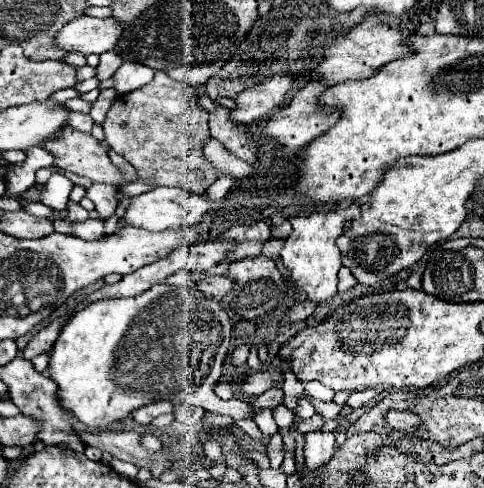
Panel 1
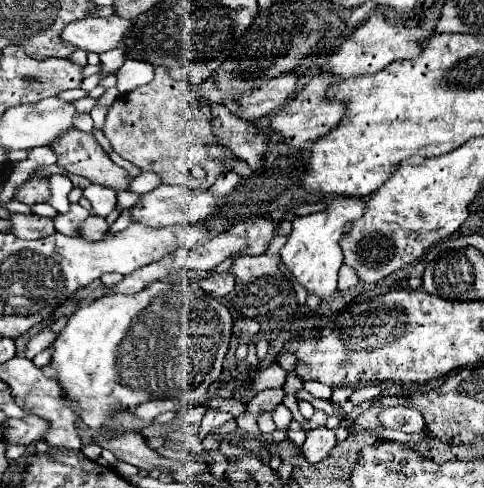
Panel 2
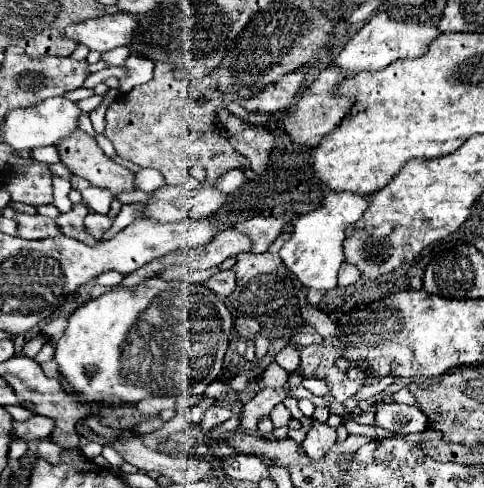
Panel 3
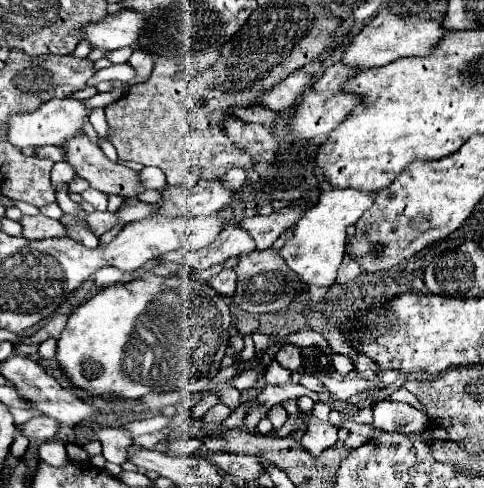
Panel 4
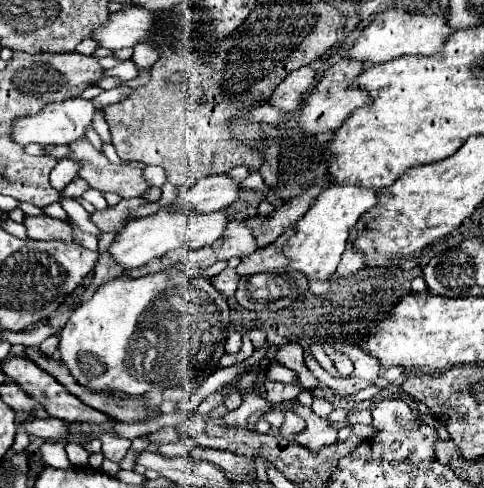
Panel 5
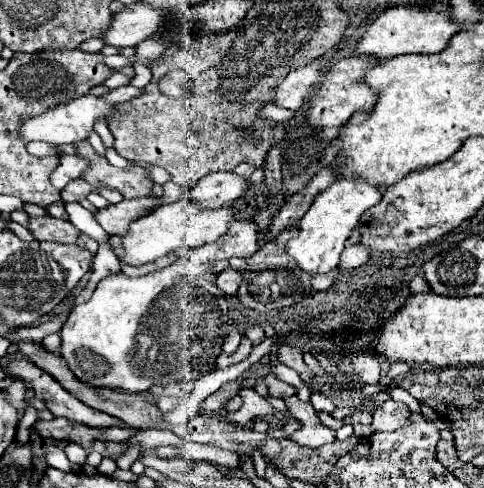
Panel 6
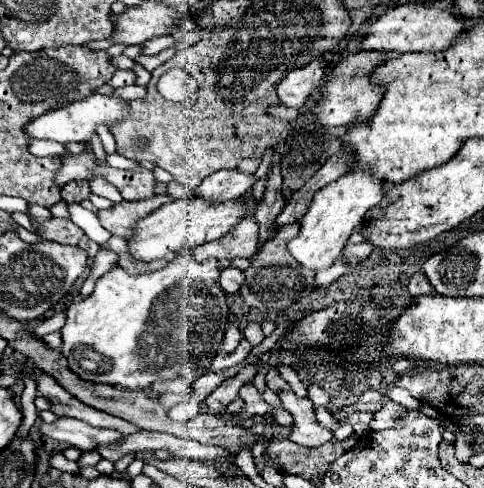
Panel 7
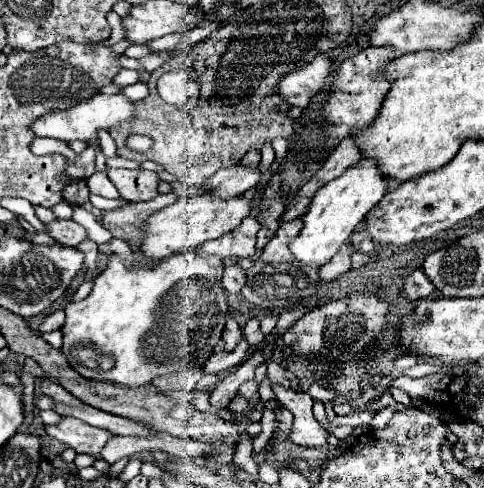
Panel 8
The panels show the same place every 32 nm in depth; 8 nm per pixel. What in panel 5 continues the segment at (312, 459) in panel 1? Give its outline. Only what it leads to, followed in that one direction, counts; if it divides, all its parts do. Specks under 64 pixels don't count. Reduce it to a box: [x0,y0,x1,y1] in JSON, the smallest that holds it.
[292,400,336,452]

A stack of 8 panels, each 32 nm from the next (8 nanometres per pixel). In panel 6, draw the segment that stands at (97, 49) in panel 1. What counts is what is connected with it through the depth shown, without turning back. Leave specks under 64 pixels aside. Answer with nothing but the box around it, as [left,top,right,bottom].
[102,2,168,48]

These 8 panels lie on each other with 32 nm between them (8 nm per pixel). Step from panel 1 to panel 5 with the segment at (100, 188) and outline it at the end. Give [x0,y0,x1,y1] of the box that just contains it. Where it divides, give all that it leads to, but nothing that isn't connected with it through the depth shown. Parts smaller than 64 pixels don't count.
[84,190,108,210]

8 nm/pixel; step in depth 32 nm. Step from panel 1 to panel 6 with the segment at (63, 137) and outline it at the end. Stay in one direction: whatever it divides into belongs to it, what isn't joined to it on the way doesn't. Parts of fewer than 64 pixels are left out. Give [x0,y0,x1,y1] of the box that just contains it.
[76,140,152,200]

